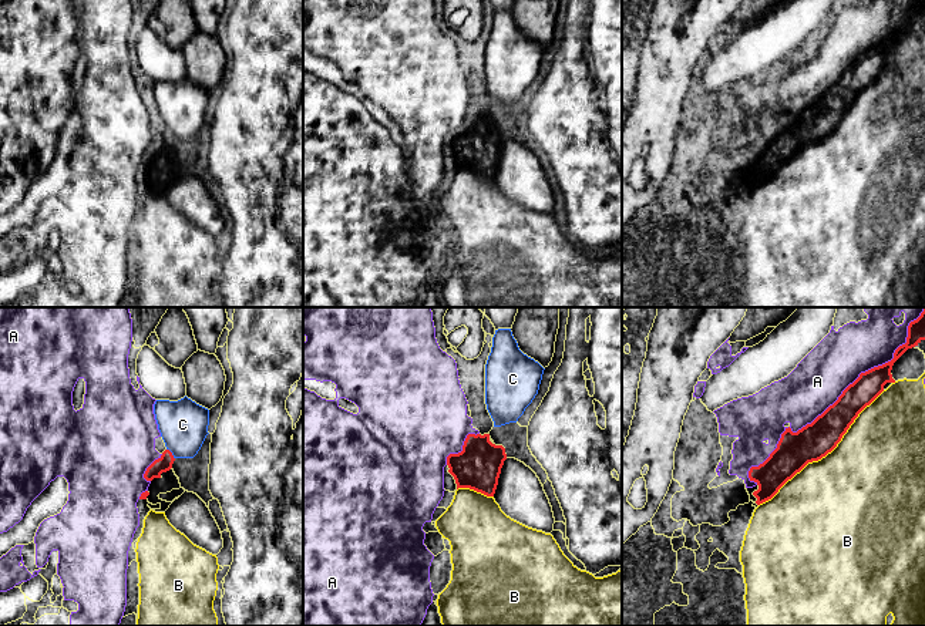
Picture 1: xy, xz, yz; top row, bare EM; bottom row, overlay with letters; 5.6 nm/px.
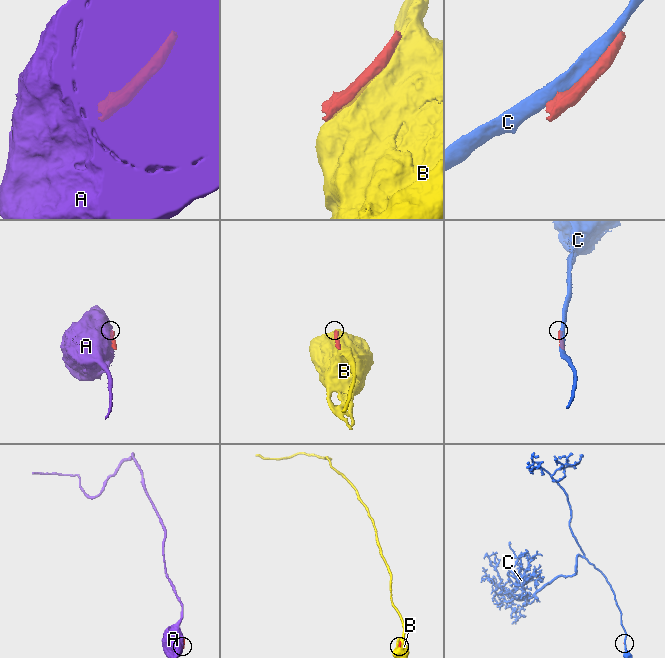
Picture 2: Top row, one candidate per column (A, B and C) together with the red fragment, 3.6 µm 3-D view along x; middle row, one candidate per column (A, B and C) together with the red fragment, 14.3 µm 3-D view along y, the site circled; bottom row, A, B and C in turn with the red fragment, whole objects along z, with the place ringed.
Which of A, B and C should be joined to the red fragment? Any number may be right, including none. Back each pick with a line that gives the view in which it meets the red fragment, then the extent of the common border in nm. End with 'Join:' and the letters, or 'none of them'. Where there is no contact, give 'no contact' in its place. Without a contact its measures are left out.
Join: none of them

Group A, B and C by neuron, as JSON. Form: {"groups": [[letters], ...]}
{"groups": [["A"], ["B"], ["C"]]}

